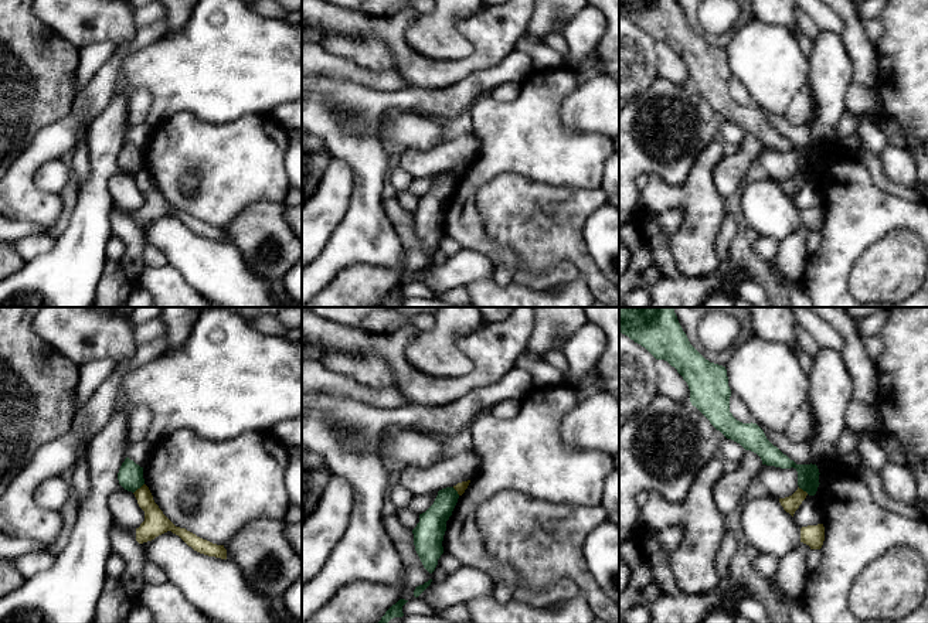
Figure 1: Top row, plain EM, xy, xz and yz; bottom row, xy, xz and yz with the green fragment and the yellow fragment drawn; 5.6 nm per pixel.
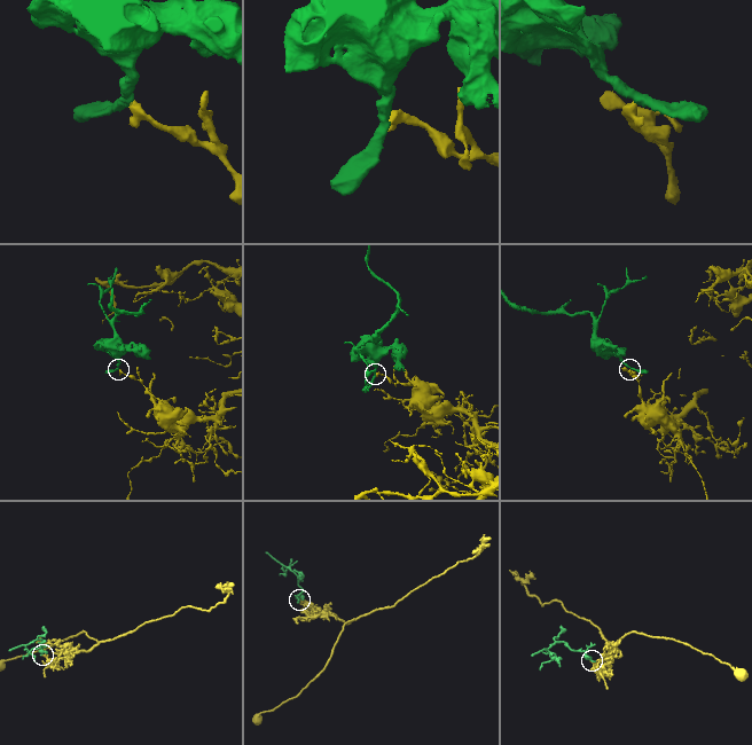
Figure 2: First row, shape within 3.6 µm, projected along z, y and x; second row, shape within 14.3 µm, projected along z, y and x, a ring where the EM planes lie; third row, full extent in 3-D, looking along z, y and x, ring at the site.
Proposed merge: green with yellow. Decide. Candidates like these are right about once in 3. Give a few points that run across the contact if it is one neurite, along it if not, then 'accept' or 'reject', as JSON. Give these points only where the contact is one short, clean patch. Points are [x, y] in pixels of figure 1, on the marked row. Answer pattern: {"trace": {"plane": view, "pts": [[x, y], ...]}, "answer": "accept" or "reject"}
{"trace": {"plane": "xy", "pts": [[143, 483], [133, 493]]}, "answer": "reject"}

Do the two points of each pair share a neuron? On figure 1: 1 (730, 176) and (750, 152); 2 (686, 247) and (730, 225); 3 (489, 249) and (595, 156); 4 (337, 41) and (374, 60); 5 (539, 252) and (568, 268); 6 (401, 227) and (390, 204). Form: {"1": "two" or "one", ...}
{"1": "one", "2": "two", "3": "one", "4": "one", "5": "two", "6": "one"}

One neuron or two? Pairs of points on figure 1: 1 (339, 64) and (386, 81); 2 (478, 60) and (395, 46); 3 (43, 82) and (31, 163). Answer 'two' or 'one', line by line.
1: one
2: one
3: two

